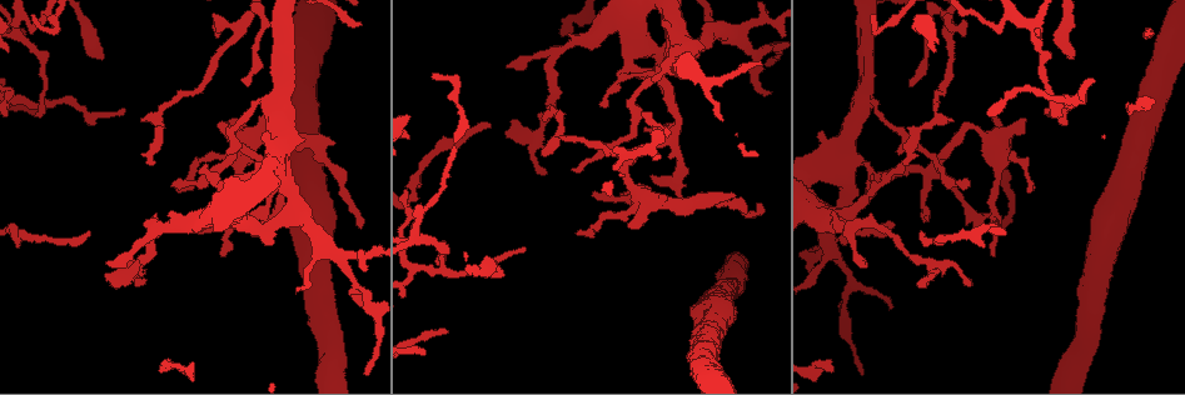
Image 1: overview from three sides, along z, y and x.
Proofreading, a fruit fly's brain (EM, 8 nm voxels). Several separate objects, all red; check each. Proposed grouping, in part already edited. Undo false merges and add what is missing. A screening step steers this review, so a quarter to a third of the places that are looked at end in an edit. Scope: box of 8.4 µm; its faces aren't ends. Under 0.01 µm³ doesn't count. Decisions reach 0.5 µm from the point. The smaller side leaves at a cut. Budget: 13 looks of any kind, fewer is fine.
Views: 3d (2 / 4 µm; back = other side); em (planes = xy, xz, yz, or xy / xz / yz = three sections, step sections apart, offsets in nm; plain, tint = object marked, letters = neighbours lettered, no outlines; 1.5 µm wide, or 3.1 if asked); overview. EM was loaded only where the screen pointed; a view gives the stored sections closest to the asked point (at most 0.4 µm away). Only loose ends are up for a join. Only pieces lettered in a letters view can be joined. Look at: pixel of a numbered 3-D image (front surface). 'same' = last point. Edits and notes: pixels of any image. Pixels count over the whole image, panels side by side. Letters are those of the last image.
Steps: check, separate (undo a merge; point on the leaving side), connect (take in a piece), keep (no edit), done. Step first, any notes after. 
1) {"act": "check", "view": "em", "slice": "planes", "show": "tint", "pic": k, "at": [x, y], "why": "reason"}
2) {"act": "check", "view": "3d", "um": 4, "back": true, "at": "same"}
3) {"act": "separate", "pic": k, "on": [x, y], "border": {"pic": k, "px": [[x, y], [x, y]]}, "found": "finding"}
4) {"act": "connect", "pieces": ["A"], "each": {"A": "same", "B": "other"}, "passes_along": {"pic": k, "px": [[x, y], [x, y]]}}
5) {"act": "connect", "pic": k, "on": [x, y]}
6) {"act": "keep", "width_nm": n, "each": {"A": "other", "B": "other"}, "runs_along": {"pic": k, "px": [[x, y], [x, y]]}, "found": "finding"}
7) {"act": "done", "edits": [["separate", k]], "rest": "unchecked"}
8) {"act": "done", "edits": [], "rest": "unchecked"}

{"act": "check", "view": "em", "slice": "yz", "step": 4, "show": "letters", "pic": 1, "at": [994, 256]}

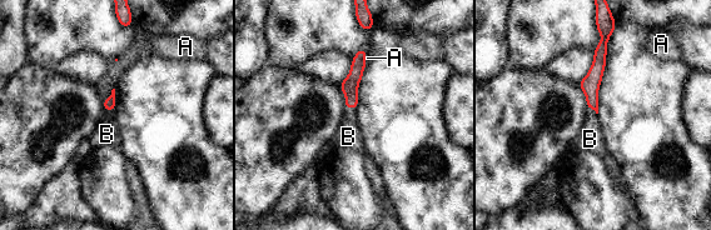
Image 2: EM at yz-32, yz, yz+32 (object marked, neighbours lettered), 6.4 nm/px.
{"act": "check", "view": "em", "slice": "planes", "show": "letters", "at": "same", "why": "another direction"}

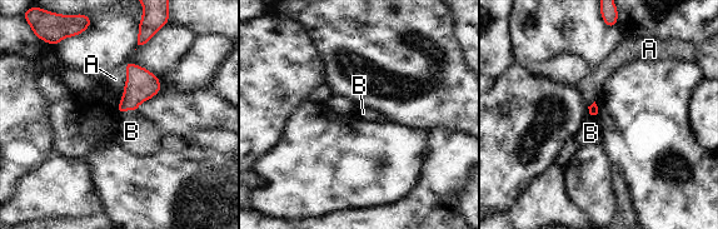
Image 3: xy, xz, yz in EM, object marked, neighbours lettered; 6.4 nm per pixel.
{"act": "connect", "pieces": ["B"], "longest_contact_nm": ["A", 240], "each": {"A": "other", "B": "same"}, "passes_along": {"pic": 3, "px": [[140, 85], [128, 109], [131, 132]]}, "found": "the neuron continues"}

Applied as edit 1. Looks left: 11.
{"act": "check", "view": "em", "slice": "yz", "step": 4, "show": "letters", "pic": 1, "at": [929, 171], "why": "abrupt turn"}

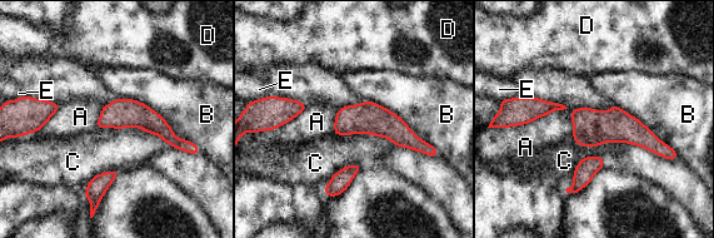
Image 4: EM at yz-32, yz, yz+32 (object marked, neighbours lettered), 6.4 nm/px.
{"act": "keep", "width_nm": 190, "each": {"A": "other", "B": "other", "C": "other", "D": "other", "E": "other"}, "runs_along": {"pic": 4, "px": [[574, 112], [664, 147]]}, "found": "one neuron here"}

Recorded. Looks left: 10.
{"act": "check", "view": "3d", "um": 2, "pic": 1, "at": [558, 141]}

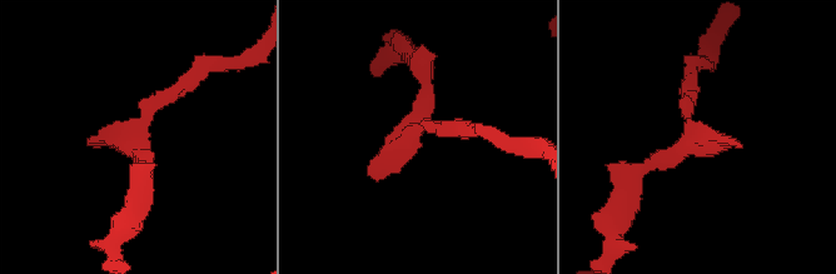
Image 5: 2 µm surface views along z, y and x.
{"act": "check", "view": "em", "slice": "xz", "step": 4, "show": "letters", "pic": 5, "at": [136, 124], "why": "now the EM"}

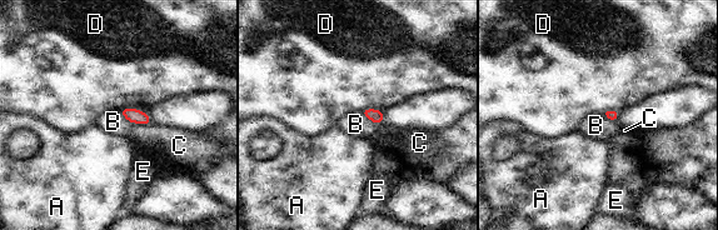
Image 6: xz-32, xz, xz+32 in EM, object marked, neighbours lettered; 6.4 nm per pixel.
{"act": "check", "view": "em", "slice": "planes", "show": "letters", "at": "same"}

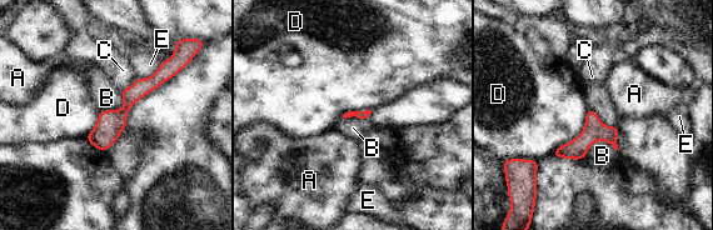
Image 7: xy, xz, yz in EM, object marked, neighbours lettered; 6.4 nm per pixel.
{"act": "keep", "each": {"A": "other", "B": "other", "C": "other", "D": "other", "E": "other"}, "found": "all the same neuron"}

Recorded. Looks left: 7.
{"act": "done", "edits": [["connect", 3]], "rest": "unchecked"}

